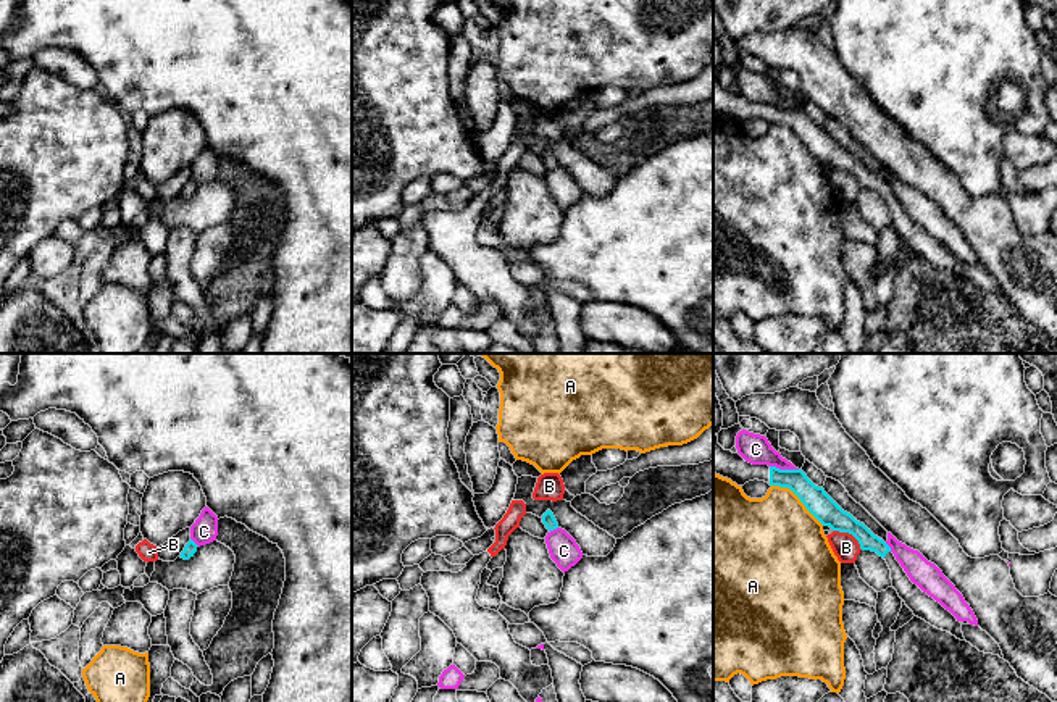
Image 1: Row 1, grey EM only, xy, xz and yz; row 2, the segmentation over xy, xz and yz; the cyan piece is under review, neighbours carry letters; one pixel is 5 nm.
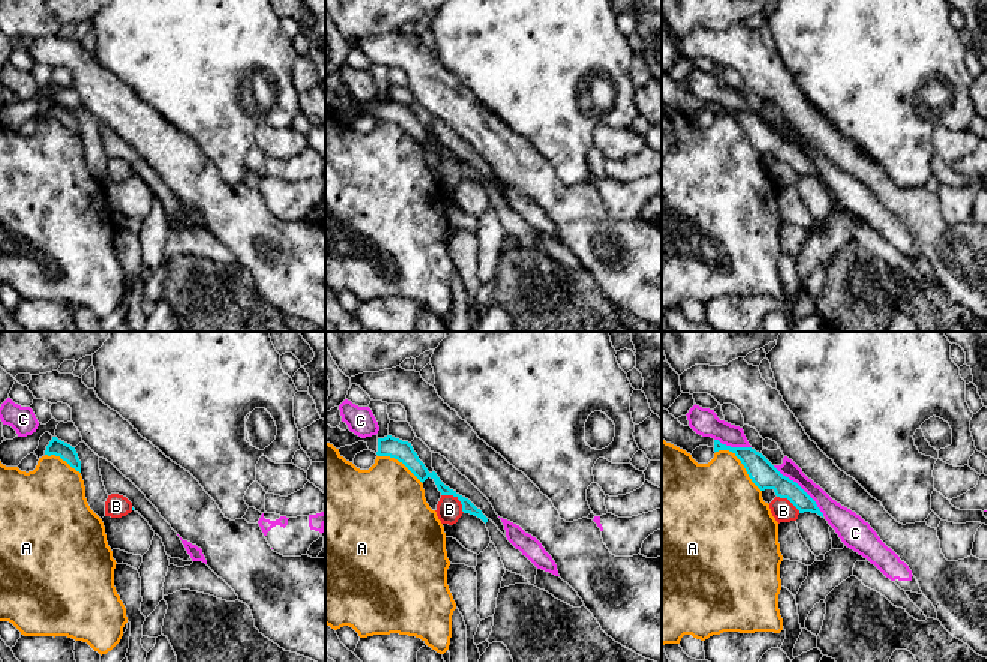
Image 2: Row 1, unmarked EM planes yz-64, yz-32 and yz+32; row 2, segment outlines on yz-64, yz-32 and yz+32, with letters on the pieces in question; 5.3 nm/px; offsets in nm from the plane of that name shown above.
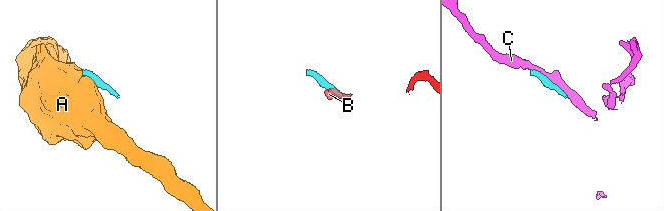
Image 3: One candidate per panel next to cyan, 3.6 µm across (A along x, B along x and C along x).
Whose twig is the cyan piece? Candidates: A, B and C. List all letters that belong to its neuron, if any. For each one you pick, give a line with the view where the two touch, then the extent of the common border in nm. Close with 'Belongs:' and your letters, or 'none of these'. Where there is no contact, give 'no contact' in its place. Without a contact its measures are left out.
Belongs: none of these

